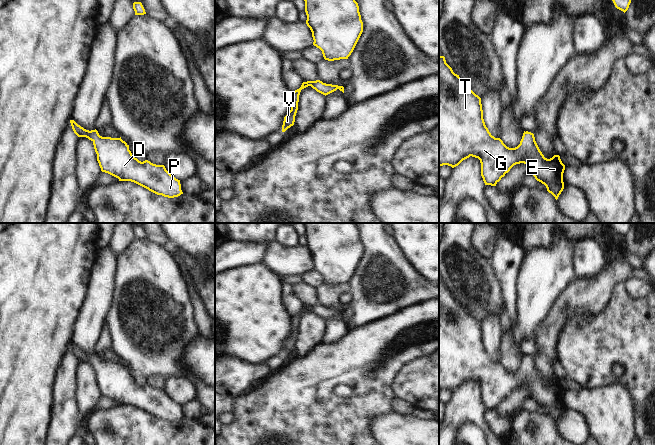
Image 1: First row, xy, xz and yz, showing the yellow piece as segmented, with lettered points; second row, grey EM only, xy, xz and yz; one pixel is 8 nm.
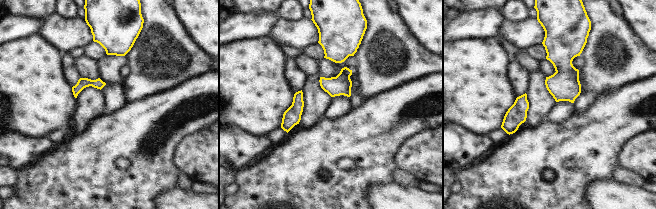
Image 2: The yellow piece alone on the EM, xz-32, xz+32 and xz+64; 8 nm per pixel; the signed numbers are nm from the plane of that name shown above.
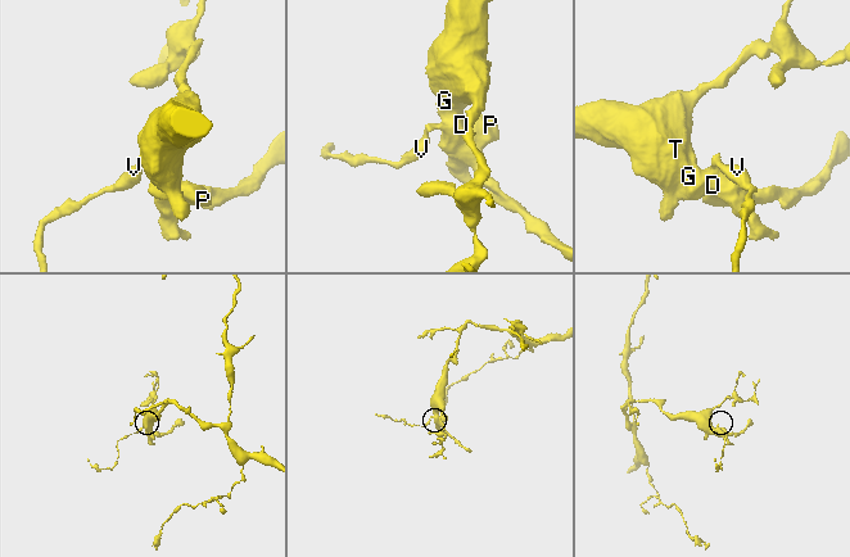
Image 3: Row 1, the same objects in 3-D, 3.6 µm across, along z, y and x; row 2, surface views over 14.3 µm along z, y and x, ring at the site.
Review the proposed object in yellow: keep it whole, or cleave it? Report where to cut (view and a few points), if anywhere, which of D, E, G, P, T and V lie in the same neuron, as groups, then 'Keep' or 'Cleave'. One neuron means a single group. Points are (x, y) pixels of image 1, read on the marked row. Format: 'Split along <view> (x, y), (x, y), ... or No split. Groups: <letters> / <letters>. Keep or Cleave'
No split. Groups: D E G P T V. Keep

